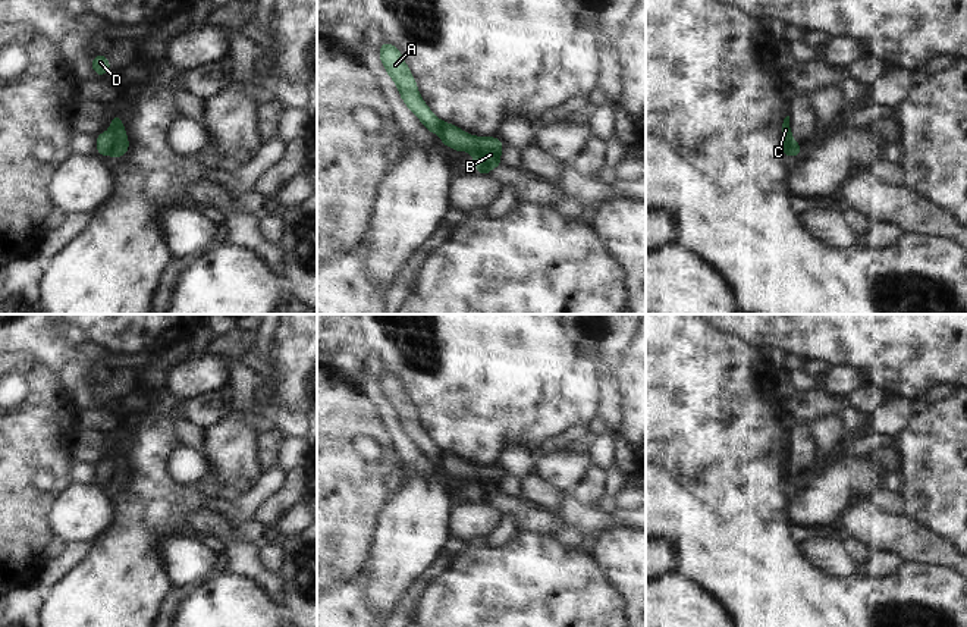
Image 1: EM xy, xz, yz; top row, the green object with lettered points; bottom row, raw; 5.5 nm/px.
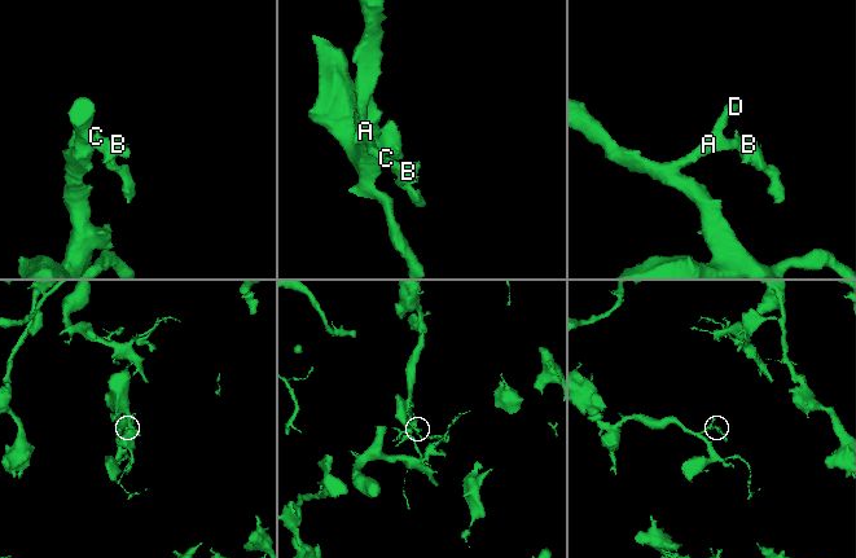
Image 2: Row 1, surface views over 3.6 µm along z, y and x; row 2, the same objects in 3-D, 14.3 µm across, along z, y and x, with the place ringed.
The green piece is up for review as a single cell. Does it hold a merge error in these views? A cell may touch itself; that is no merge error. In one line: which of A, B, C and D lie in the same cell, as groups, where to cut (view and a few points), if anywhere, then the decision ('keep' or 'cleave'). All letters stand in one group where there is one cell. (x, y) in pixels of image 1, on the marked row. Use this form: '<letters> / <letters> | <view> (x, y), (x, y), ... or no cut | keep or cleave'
A D / B C | xy (109, 131), (112, 135), (112, 154) | cleave

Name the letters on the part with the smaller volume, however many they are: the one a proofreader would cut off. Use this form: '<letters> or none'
B, C.

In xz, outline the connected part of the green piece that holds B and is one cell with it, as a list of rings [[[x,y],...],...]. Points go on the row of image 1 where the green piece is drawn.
[[[442,122],[439,137],[452,150],[468,151],[475,162],[477,175],[489,175],[496,166],[503,166],[500,151],[505,145],[496,137],[474,137],[449,122]]]

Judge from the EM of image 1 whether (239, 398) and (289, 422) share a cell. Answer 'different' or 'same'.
same

